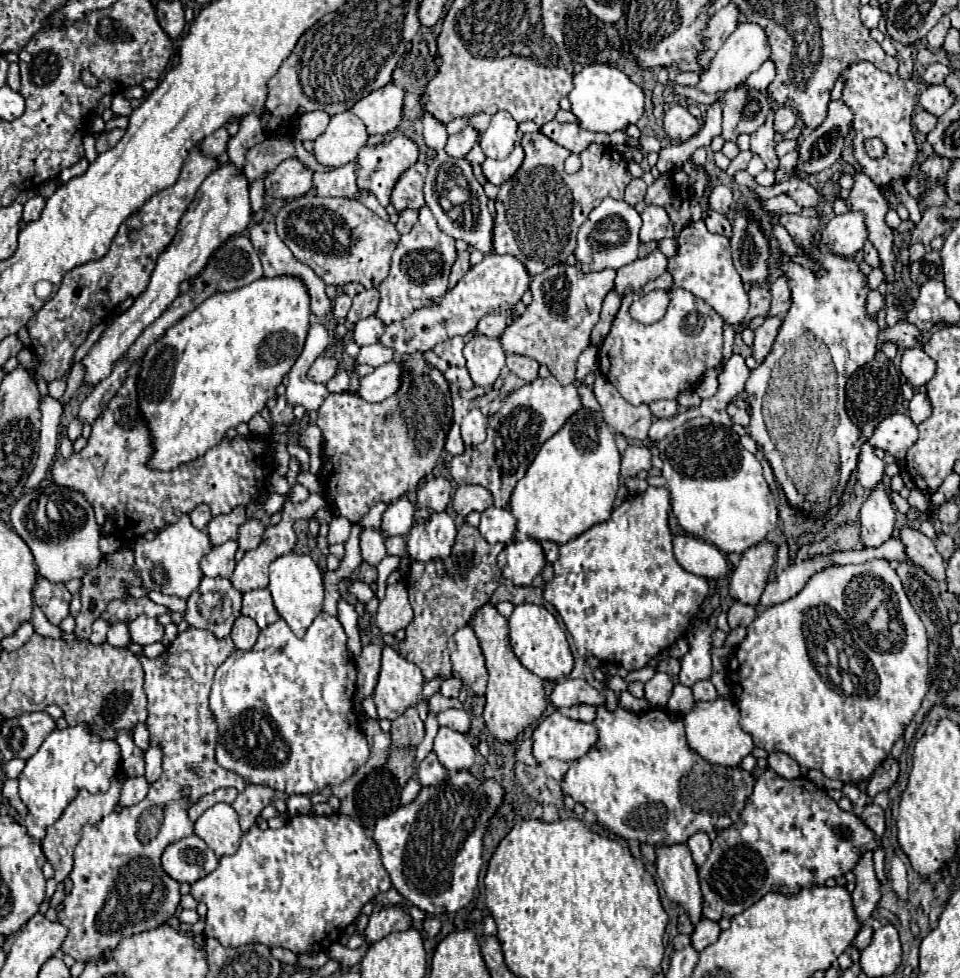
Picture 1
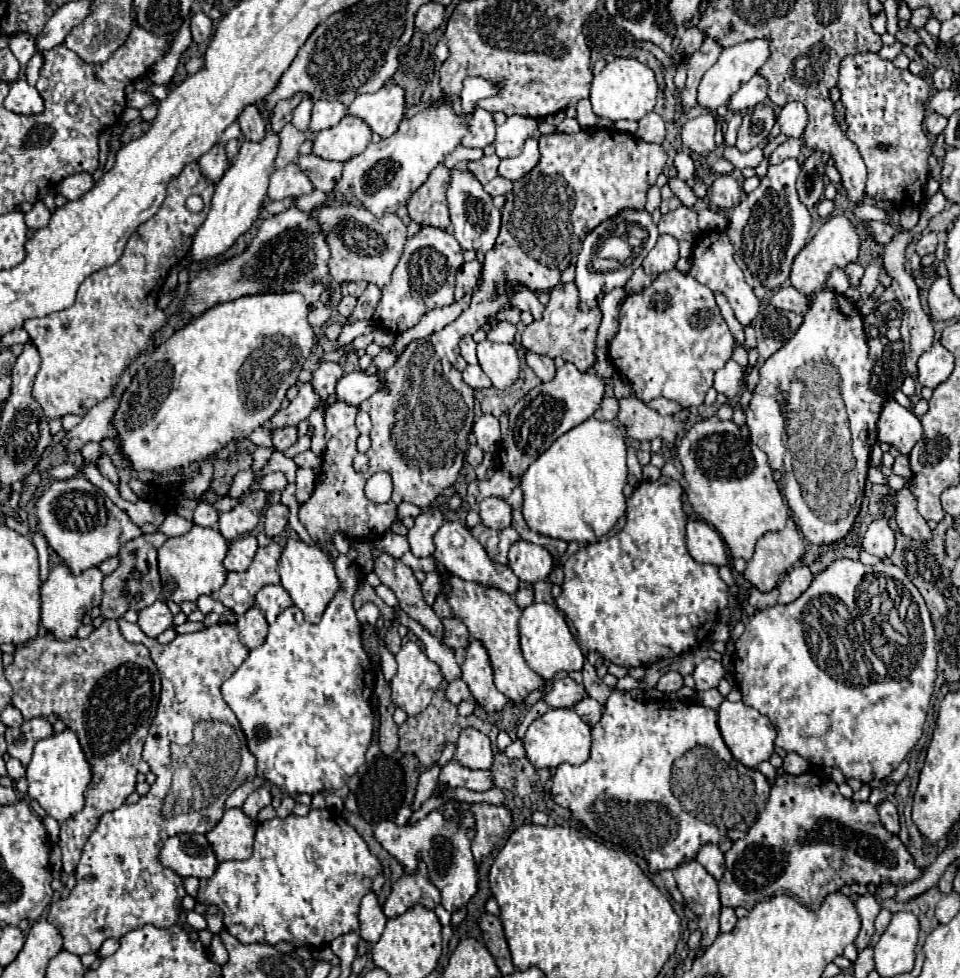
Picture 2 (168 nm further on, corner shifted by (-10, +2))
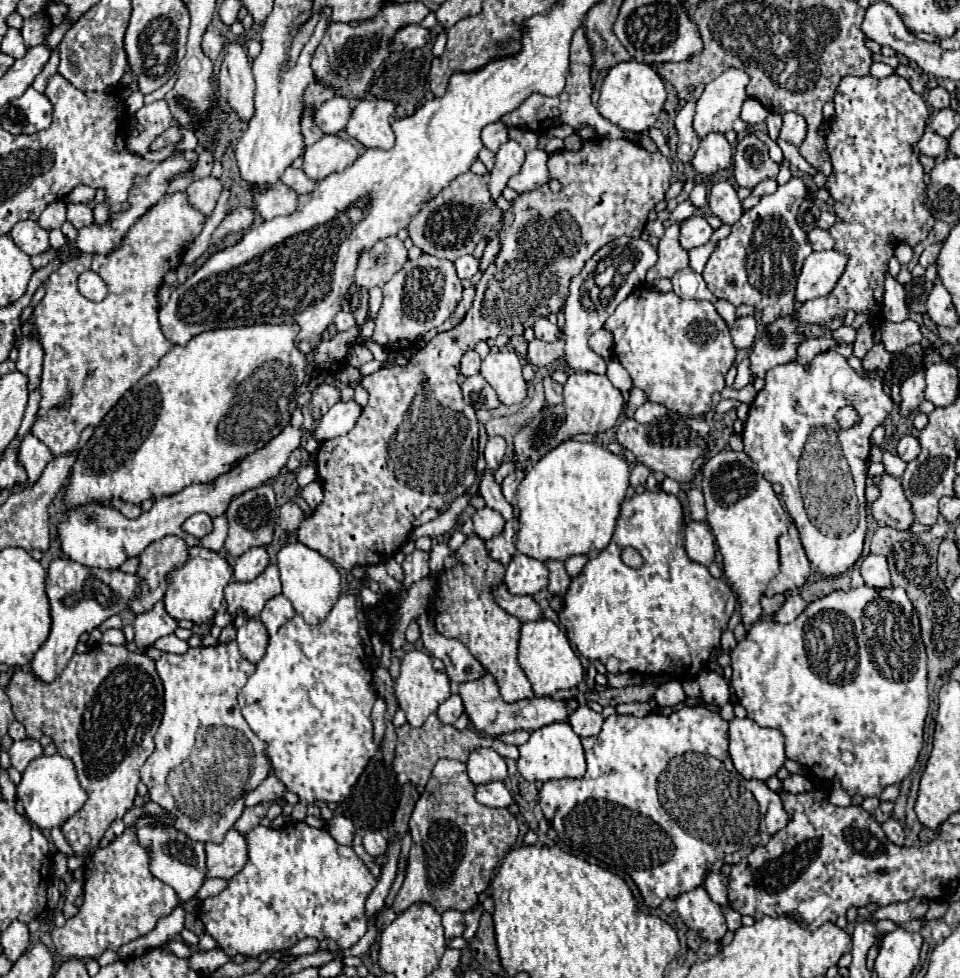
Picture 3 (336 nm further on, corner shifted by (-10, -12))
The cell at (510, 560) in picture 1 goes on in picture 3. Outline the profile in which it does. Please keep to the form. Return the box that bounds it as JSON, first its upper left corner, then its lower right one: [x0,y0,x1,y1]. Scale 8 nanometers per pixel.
[505,554,549,594]

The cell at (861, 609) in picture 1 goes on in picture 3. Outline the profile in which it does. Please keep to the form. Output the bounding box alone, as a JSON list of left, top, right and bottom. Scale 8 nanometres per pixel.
[731,584,929,798]

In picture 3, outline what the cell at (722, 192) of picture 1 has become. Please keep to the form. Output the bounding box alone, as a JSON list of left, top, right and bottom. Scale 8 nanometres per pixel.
[707,182,743,224]

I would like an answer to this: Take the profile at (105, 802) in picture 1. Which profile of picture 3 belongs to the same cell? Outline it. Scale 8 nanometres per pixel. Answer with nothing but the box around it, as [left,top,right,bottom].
[5,644,163,872]

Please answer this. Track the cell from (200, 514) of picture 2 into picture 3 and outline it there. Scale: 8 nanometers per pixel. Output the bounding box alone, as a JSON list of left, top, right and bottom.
[181,512,213,538]

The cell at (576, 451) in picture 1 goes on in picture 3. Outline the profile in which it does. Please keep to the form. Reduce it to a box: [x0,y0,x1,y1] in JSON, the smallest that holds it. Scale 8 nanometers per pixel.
[517,440,629,560]

